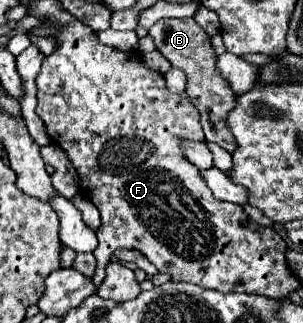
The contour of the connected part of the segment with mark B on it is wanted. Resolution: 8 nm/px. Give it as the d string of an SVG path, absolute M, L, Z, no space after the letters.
M163 18L149 28L149 36L155 40L157 50L173 66L187 72L187 96L201 112L201 126L207 142L215 142L231 154L237 144L233 142L233 134L229 134L229 126L225 126L225 118L229 110L233 110L237 94L233 94L233 90L229 90L229 82L217 74L217 54L213 52L211 38L193 18Z

